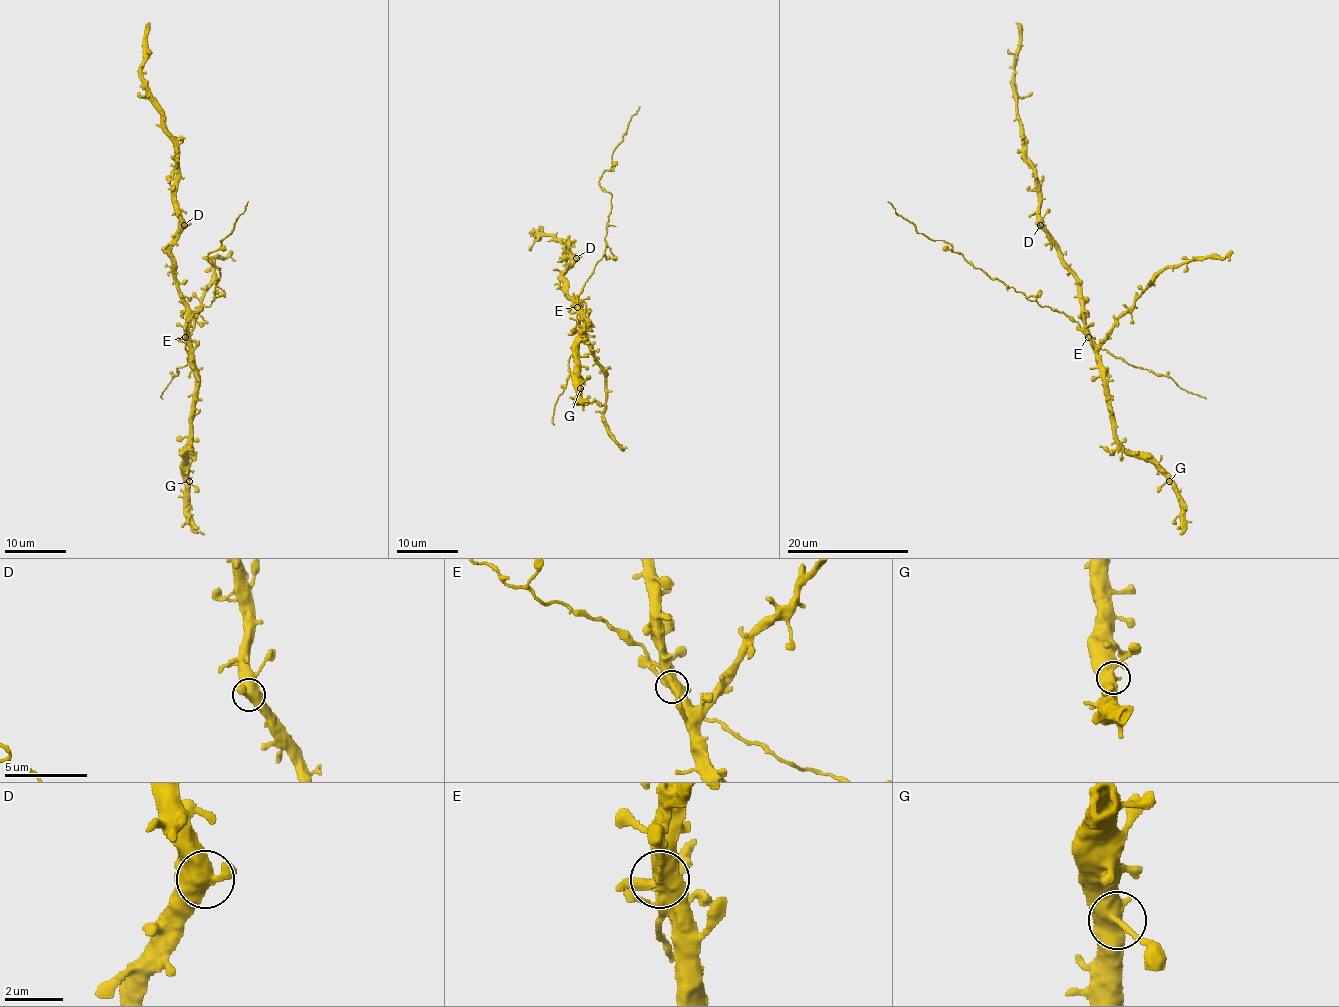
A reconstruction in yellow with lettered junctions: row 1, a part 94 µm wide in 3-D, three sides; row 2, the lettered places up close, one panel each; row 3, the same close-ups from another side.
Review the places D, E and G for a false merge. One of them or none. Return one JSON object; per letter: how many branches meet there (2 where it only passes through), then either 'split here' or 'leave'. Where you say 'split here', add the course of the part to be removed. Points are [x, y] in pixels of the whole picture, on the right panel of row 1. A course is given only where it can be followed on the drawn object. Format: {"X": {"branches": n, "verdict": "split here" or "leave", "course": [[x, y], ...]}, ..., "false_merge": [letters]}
{"D": {"branches": 3, "verdict": "leave"}, "E": {"branches": 3, "verdict": "leave"}, "G": {"branches": 3, "verdict": "leave"}, "false_merge": []}

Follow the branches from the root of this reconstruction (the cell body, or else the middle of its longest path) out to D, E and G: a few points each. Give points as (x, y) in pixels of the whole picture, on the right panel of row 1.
D: (1079, 292), (1058, 243), (1040, 225)
E: (1079, 292), (1084, 332), (1089, 336)
G: (1079, 292), (1084, 335), (1092, 343), (1095, 361), (1104, 378), (1112, 433), (1128, 451), (1150, 460), (1169, 481)

